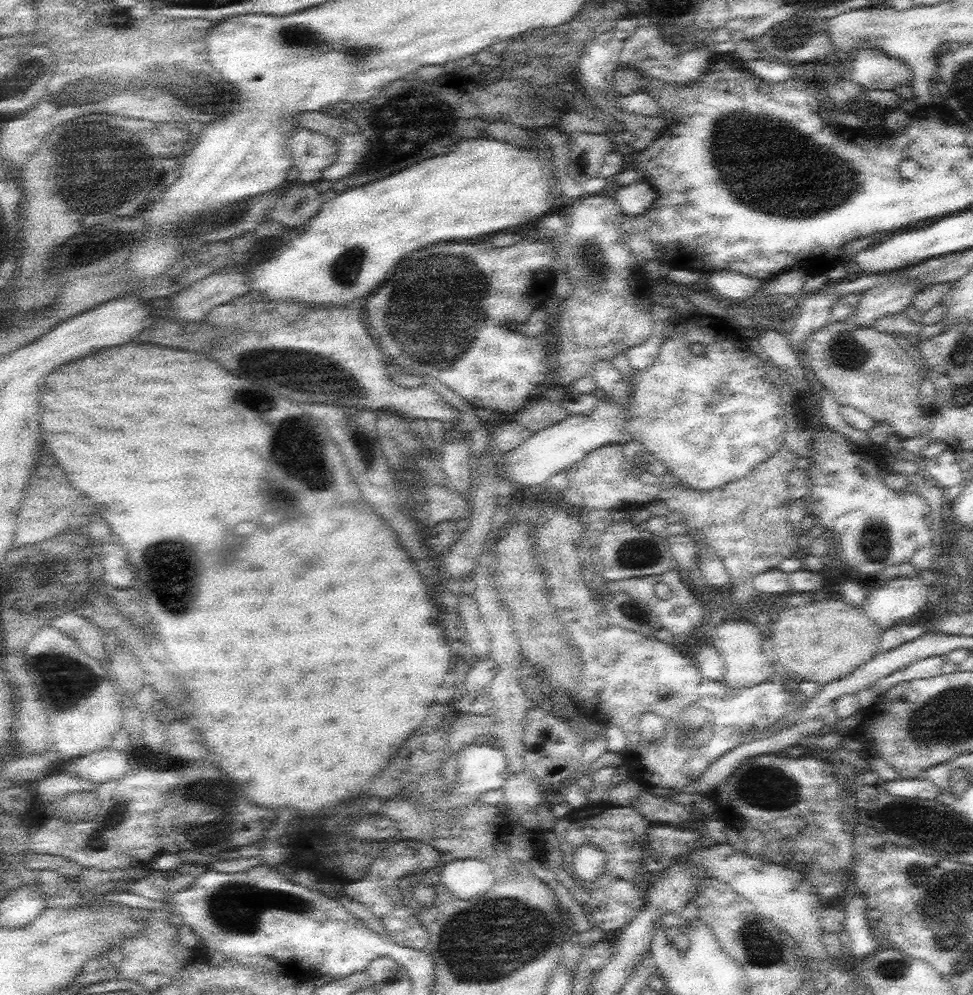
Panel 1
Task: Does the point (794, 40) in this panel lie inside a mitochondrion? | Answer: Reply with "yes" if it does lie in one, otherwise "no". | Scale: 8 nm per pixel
yes

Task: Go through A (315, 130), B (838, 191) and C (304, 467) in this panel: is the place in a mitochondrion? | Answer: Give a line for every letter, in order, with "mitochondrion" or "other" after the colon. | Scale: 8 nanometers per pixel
A: other
B: mitochondrion
C: mitochondrion

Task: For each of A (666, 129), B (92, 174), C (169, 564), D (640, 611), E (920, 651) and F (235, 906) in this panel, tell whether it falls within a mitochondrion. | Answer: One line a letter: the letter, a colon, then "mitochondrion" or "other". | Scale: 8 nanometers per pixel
A: other
B: mitochondrion
C: mitochondrion
D: mitochondrion
E: other
F: mitochondrion

